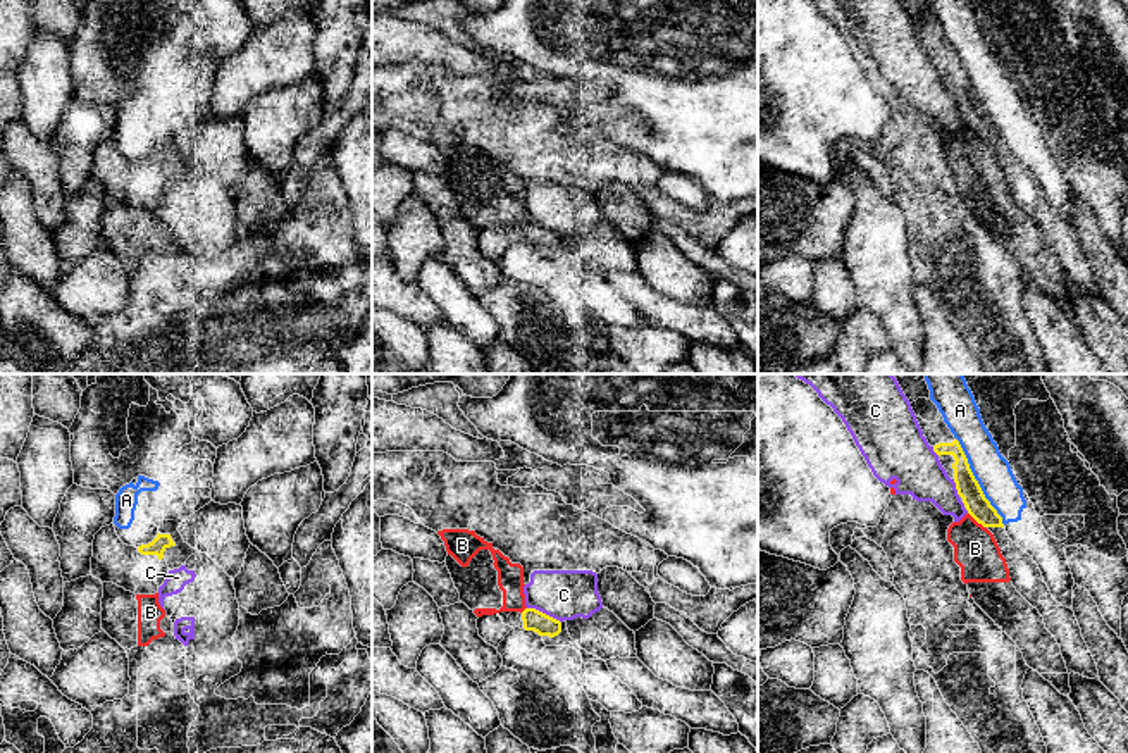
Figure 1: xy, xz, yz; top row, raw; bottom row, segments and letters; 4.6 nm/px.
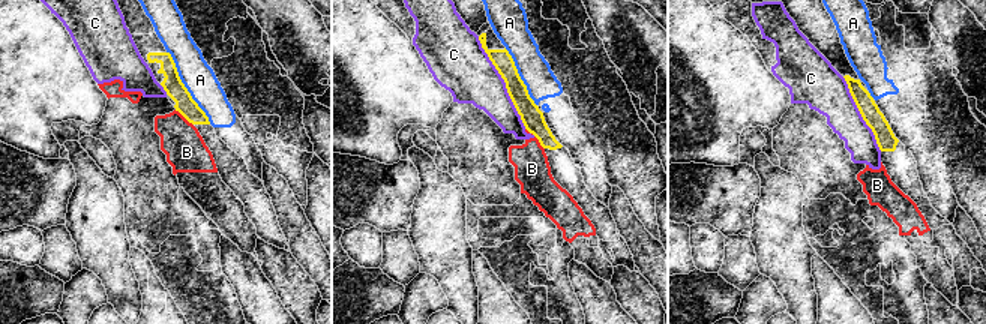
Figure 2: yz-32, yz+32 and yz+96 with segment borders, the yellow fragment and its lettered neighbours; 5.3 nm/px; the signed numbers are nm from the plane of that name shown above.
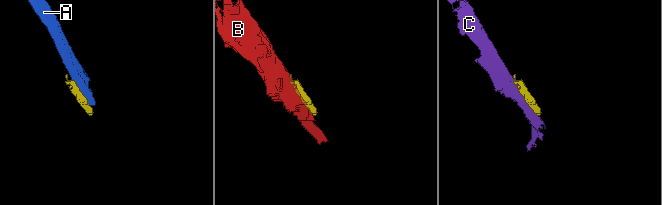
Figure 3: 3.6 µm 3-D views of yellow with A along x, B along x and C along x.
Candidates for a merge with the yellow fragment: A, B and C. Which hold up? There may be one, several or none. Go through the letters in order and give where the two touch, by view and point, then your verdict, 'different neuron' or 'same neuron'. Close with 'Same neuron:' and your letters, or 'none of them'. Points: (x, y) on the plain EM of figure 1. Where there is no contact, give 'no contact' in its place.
A: yz (977, 95) | different neuron
B: yz (977, 135) | different neuron
C: xz (545, 228) | different neuron
Same neuron: none of them

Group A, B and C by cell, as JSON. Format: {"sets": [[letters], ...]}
{"sets": [["A"], ["B"], ["C"]]}

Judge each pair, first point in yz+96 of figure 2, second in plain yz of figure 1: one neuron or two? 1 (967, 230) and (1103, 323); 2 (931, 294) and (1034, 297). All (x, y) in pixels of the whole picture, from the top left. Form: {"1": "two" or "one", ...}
{"1": "two", "2": "one"}

